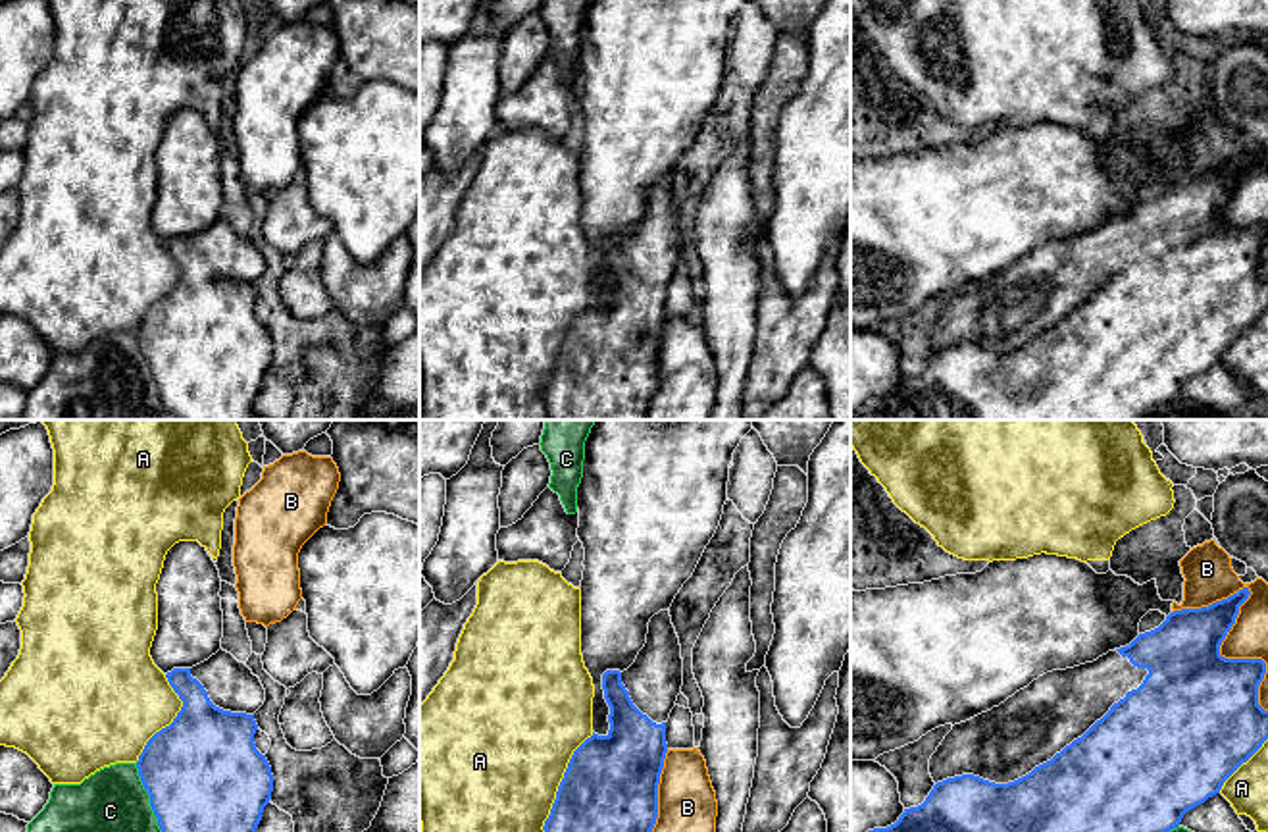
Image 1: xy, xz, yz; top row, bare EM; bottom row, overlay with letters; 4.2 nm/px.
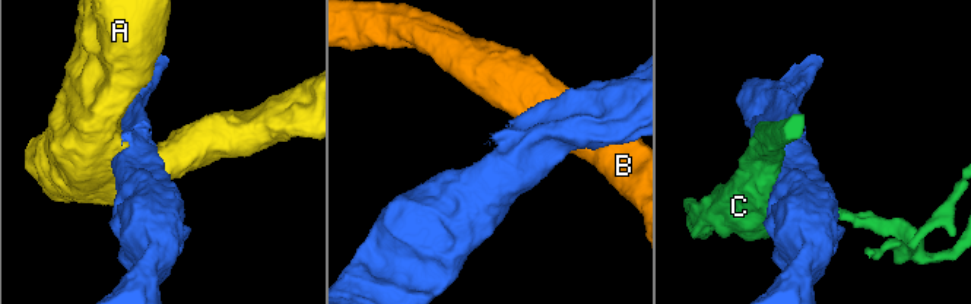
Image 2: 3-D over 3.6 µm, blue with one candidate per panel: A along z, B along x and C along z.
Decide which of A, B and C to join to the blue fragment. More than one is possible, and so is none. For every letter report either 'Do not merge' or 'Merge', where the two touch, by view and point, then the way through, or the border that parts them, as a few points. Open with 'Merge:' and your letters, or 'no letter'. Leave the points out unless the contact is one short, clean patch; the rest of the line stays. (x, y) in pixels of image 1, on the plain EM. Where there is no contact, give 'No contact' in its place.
Merge: no letter
A: Do not merge. Touches blue at xz (557, 361)
B: Do not merge. Touches blue at yz (1228, 199)
C: Do not merge. Touches blue at xy (151, 374)

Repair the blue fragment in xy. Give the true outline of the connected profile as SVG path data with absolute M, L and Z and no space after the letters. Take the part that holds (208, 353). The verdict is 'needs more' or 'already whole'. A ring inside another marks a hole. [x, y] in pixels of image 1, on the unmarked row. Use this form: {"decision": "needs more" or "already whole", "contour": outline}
{"decision": "needs more", "contour": "M223 218L192 237L173 237L165 247L183 275L169 295L146 310L137 329L140 351L150 364L150 376L164 406L179 420L260 420L254 404L273 360L271 335L254 312L258 299L254 281L266 270L260 247Z"}

